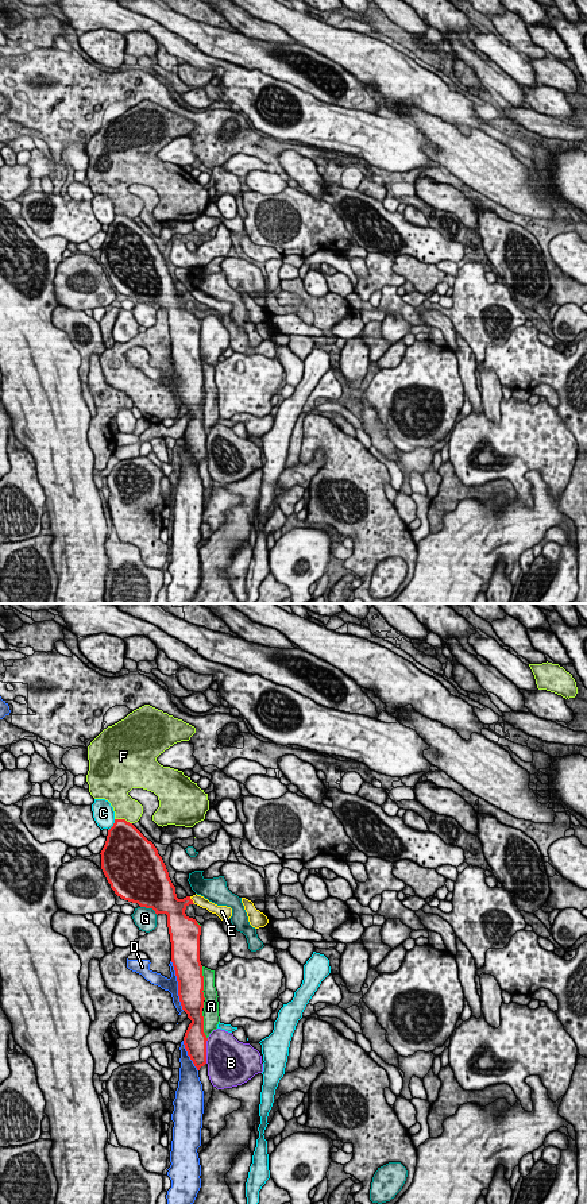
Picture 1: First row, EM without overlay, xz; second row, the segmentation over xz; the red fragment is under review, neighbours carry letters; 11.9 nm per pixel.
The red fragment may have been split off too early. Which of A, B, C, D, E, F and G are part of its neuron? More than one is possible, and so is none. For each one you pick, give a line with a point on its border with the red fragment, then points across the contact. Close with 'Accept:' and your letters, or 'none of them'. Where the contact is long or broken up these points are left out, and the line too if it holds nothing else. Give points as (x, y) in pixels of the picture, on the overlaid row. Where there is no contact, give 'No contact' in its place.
Accept: none of them

